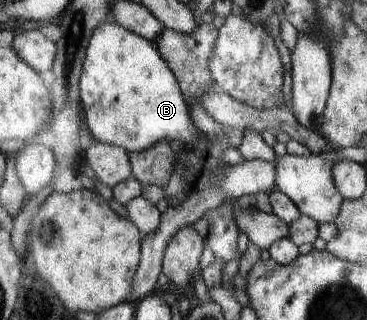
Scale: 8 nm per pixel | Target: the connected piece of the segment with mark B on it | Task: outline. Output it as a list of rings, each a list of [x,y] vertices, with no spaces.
[[[114,21],[100,26],[93,36],[81,76],[81,97],[87,112],[86,125],[90,139],[118,145],[128,152],[146,150],[160,141],[179,140],[183,144],[194,145],[208,138],[190,118],[190,104],[181,81],[162,56],[158,43]]]

